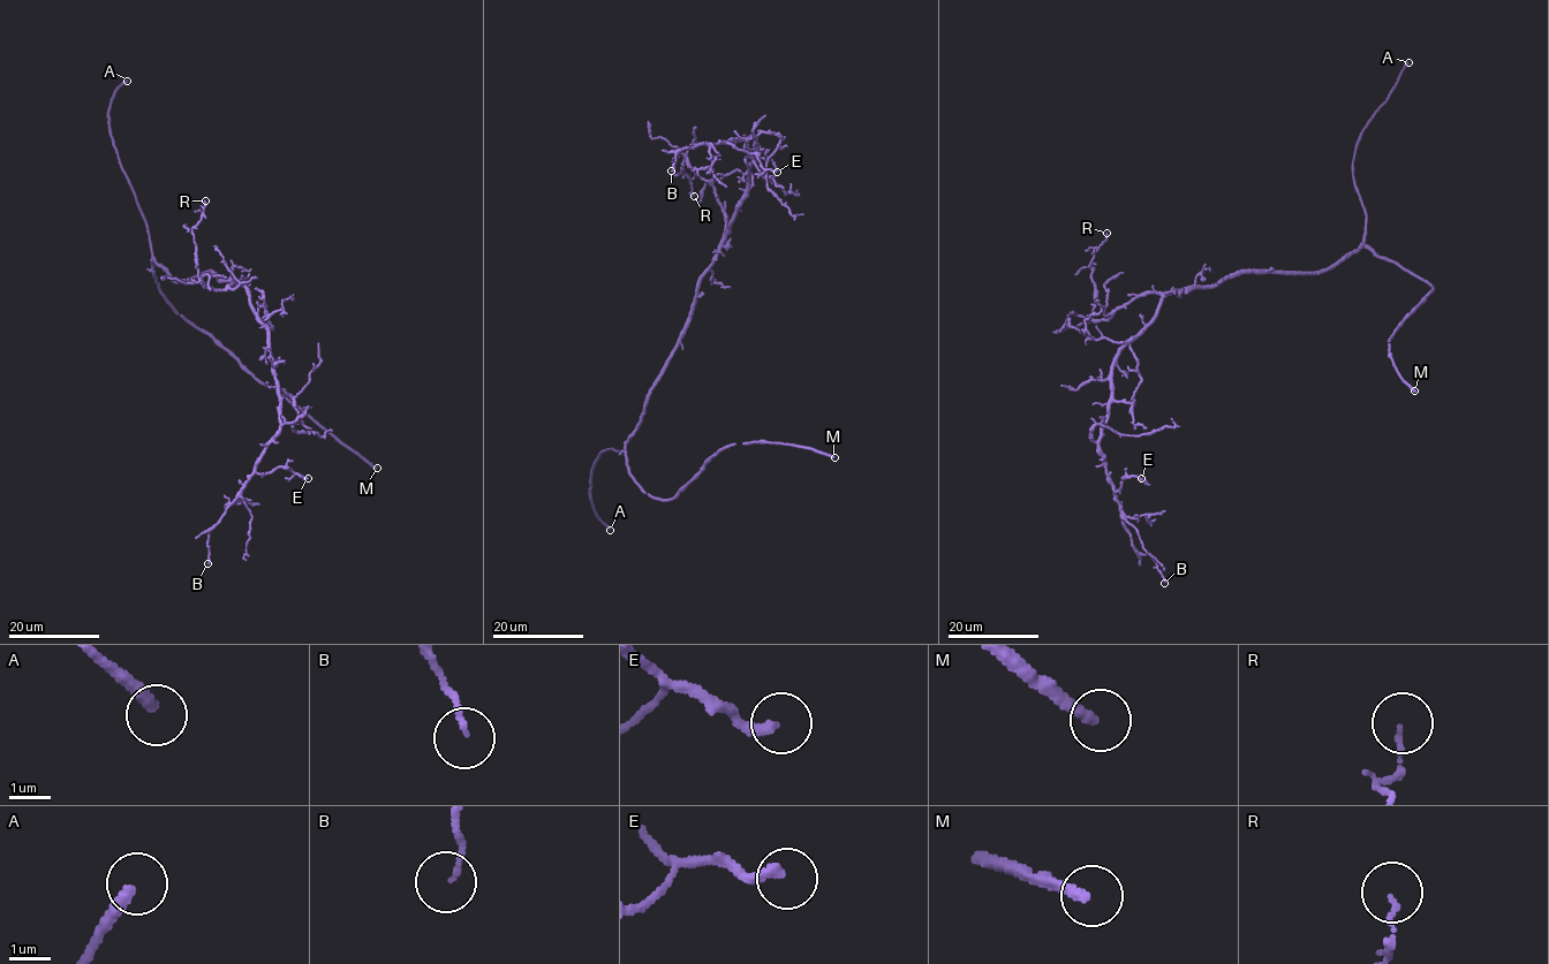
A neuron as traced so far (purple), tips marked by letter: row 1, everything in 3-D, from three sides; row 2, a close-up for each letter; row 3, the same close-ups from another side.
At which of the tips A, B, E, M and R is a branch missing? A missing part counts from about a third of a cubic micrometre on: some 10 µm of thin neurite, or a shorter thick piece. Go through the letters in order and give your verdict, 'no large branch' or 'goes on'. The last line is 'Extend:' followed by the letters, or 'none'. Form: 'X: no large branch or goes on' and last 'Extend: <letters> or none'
A: goes on
B: no large branch
E: no large branch
M: goes on
R: no large branch
Extend: A, M

